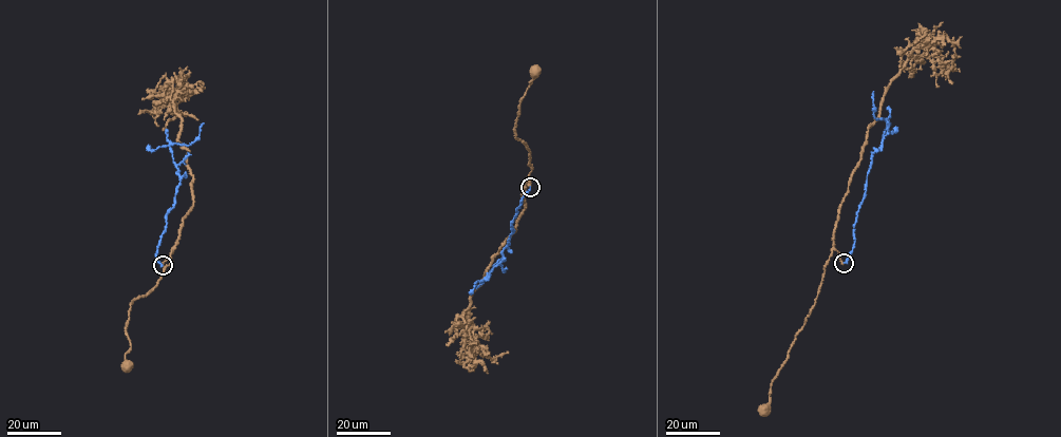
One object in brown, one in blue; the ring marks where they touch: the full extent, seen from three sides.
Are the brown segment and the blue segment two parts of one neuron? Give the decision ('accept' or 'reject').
accept

